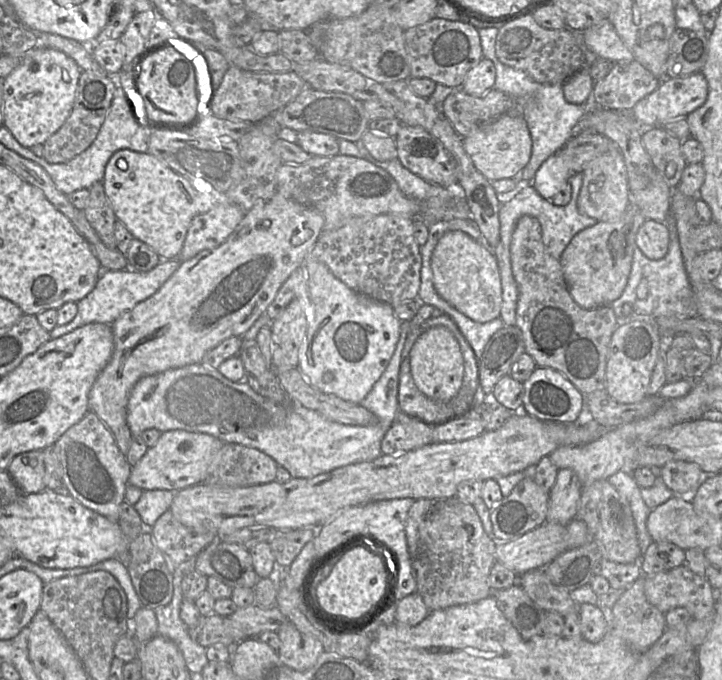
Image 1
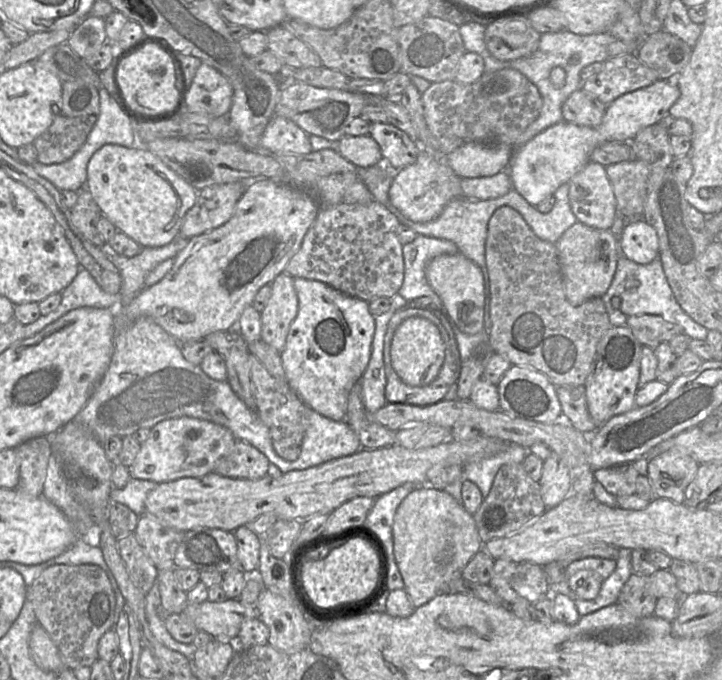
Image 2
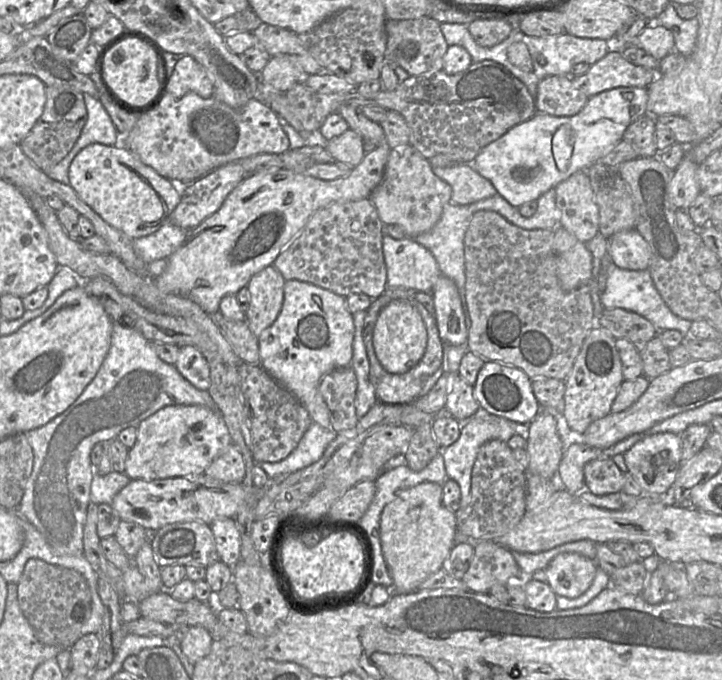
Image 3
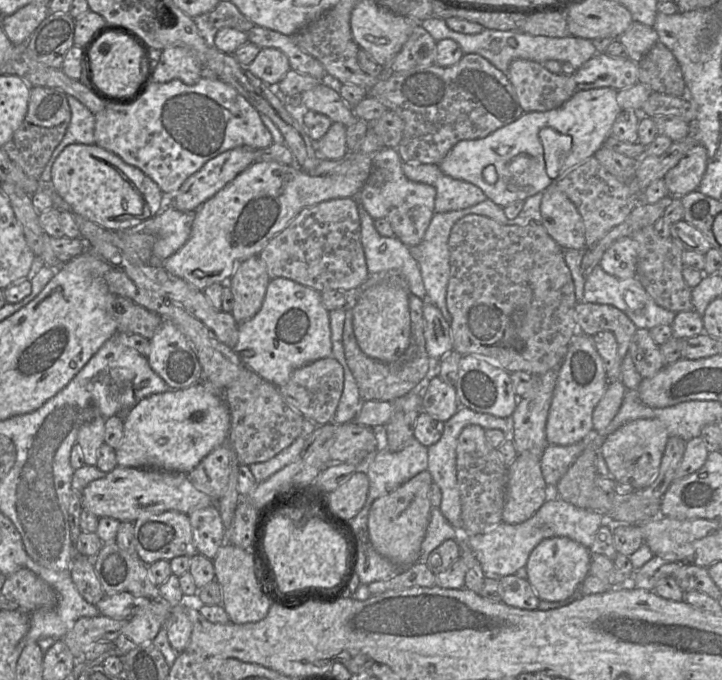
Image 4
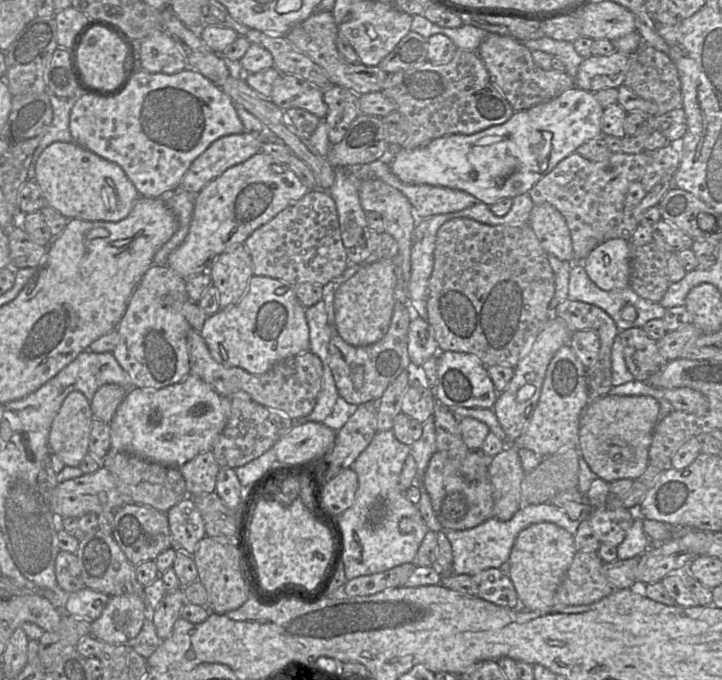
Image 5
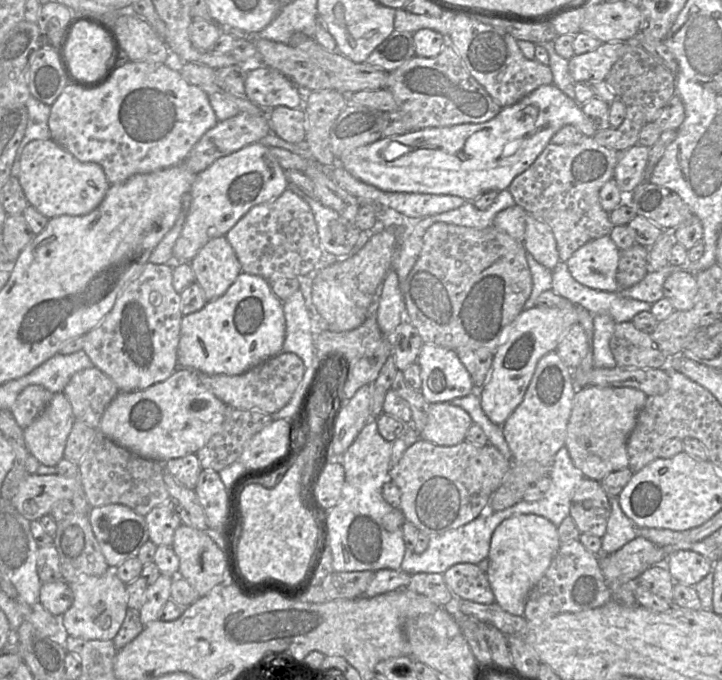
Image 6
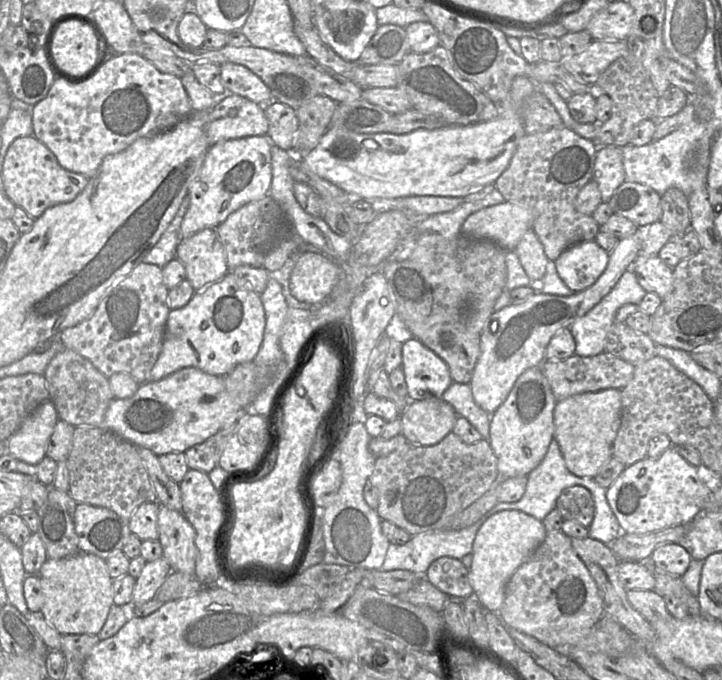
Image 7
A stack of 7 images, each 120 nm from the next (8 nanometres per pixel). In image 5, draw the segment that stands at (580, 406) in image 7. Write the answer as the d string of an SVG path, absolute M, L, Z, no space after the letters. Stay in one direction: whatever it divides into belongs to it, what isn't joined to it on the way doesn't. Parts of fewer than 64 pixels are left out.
M607 394L591 399L584 409L576 445L581 458L598 478L610 483L618 479L638 479L649 465L649 448L653 440L653 432L659 421L660 405L650 396L619 396Z

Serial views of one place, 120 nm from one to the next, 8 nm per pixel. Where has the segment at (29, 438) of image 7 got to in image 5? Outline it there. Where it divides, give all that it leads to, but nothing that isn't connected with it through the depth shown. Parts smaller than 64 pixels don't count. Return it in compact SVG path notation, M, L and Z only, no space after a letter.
M71 392L65 398L50 427L48 445L51 455L59 458L65 466L77 467L88 454L93 420L90 401L81 392Z

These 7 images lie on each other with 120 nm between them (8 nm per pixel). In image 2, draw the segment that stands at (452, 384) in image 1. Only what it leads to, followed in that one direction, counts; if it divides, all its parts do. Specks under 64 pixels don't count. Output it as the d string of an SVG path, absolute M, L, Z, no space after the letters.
M414 316L406 318L393 333L390 357L395 372L405 384L420 387L432 383L445 358L445 346L439 329L428 320Z

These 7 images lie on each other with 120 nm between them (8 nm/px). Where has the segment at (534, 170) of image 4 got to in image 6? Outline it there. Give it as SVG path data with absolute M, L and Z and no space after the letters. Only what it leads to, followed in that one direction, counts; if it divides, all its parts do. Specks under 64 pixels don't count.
M553 84L542 85L530 94L511 106L502 108L501 111L491 120L479 124L459 124L447 127L429 127L409 131L402 135L394 135L377 140L371 144L358 147L346 156L342 156L338 163L346 169L353 177L362 182L372 185L386 192L403 192L403 193L423 193L435 195L454 195L464 198L466 201L473 201L481 194L487 191L503 191L507 190L515 177L526 171L542 153L547 145L551 143L552 137L566 125L576 127L583 135L587 137L595 136L597 130L594 128L590 120L584 115L581 105L574 99L567 96L559 88Z

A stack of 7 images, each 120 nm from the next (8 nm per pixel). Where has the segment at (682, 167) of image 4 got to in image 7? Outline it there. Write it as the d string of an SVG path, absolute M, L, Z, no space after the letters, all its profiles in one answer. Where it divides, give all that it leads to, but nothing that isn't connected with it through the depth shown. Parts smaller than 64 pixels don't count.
M605 146L596 152L593 181L598 185L603 202L607 202L626 181L621 148Z

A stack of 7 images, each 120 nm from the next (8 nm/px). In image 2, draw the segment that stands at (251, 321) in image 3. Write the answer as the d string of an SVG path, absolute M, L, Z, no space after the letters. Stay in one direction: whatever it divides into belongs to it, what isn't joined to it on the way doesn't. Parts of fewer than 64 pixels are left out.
M286 273L279 274L270 284L271 295L261 313L261 341L278 352L285 348L289 328L298 313L298 297L294 280Z

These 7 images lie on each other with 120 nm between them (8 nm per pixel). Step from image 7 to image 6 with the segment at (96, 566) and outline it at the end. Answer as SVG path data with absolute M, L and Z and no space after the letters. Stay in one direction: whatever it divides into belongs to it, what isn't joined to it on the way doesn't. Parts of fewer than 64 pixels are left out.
M114 570L102 576L80 575L68 584L73 593L73 603L60 616L65 632L85 640L113 640L129 609L126 584L117 577Z

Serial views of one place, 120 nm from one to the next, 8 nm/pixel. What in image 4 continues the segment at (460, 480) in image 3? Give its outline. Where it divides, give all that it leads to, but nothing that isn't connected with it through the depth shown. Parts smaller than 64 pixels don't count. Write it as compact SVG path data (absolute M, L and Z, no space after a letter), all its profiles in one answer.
M460 407L458 411L444 423L444 430L438 442L428 447L428 468L433 483L437 484L442 493L442 500L439 510L449 524L460 531L460 517L461 517L461 497L459 485L457 482L457 468L456 468L456 448L459 435L462 430L470 425L477 425L483 429L496 429L501 430L507 440L513 442L513 426L510 418L500 418L491 414L479 413Z

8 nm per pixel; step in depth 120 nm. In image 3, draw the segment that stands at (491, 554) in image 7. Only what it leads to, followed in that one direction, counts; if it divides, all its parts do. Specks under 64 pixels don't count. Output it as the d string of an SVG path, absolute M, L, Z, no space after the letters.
M560 553L543 569L546 583L557 596L577 598L591 586L598 567L593 559L577 553Z

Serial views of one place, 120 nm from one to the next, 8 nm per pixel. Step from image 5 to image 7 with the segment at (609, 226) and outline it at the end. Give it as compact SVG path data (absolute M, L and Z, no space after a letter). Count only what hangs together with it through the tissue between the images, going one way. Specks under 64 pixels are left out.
M566 127L526 133L520 138L508 167L494 183L505 201L529 209L532 214L531 229L551 261L555 261L570 246L592 240L600 232L600 225L591 215L578 212L575 208L579 191L593 180L598 148L595 141L584 139Z

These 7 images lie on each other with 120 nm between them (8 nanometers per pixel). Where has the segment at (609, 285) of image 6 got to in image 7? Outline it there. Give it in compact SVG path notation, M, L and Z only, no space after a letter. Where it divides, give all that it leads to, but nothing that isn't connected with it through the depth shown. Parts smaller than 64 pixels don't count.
M594 239L567 248L555 261L559 277L574 292L592 286L607 267L609 252Z

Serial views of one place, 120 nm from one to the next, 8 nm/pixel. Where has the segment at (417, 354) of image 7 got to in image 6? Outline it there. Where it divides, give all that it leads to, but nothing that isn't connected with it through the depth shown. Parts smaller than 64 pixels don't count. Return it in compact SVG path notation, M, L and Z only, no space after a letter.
M424 343L416 363L421 369L420 391L429 403L449 403L476 389L468 370L453 350Z

